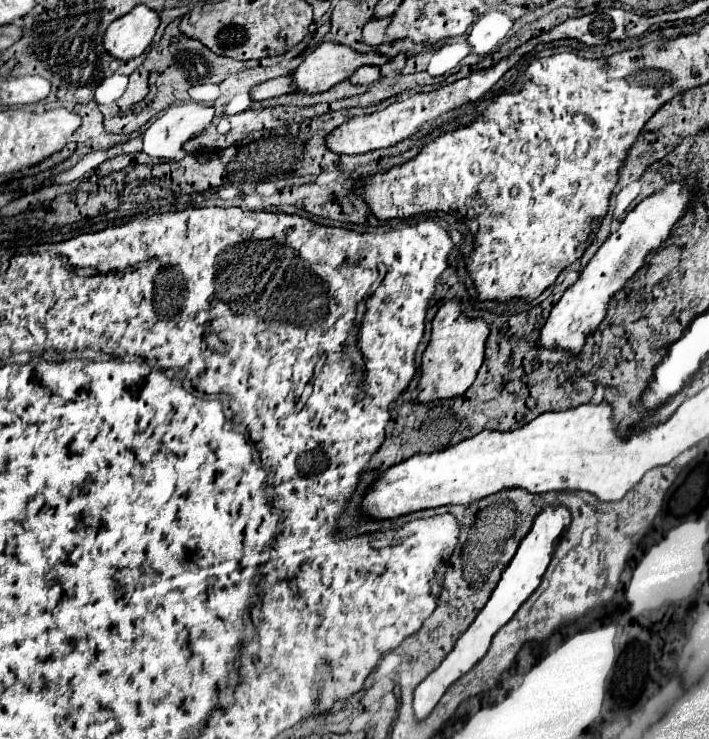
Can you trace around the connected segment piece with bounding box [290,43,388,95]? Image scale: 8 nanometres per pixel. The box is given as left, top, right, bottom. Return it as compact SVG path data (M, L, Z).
M320 43L300 65L294 73L290 73L292 77L292 83L294 83L294 93L324 93L328 89L332 89L334 85L346 81L358 67L362 65L384 65L388 61L388 57L380 55L380 53L356 53L352 51L350 47L344 47L344 45L336 45L336 43Z

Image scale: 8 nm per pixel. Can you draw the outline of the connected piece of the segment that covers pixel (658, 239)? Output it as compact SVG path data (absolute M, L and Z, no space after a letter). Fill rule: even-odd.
M670 183L664 191L642 199L626 215L626 219L610 233L610 237L604 241L604 245L596 251L592 261L580 273L578 281L570 285L566 293L560 297L560 301L552 307L552 313L540 331L538 345L548 349L562 347L572 353L578 353L584 345L584 339L590 333L594 333L600 321L604 319L610 297L624 289L626 281L644 265L644 257L662 245L672 225L684 215L688 199L690 187L684 183Z

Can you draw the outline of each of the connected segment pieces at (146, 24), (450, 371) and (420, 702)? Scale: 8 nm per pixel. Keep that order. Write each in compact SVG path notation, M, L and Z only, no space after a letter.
M146 5L134 7L124 17L116 19L104 33L104 47L116 59L134 59L146 51L160 25L156 11Z
M460 299L446 301L434 321L432 321L432 337L422 357L422 373L418 385L416 401L426 403L432 399L448 399L462 395L476 379L476 373L484 361L484 345L490 335L490 327L484 319L470 319L462 311Z
M556 505L556 507L546 507L536 519L534 519L534 525L530 529L530 533L522 539L514 559L510 561L510 565L506 567L506 571L502 573L496 589L492 591L490 595L490 601L486 603L486 607L478 613L478 617L474 619L474 623L460 635L460 639L456 641L454 649L448 653L448 657L440 663L440 667L436 671L432 671L414 691L414 715L416 715L416 721L424 721L432 709L436 707L436 703L442 699L442 695L446 693L446 689L456 683L462 675L466 675L490 649L490 643L492 643L492 637L496 635L496 631L500 627L504 627L512 617L514 613L520 609L520 605L536 591L536 587L540 585L542 581L542 575L552 559L552 553L556 549L556 545L560 543L560 539L564 537L566 533L566 527L570 523L570 511L562 505Z

